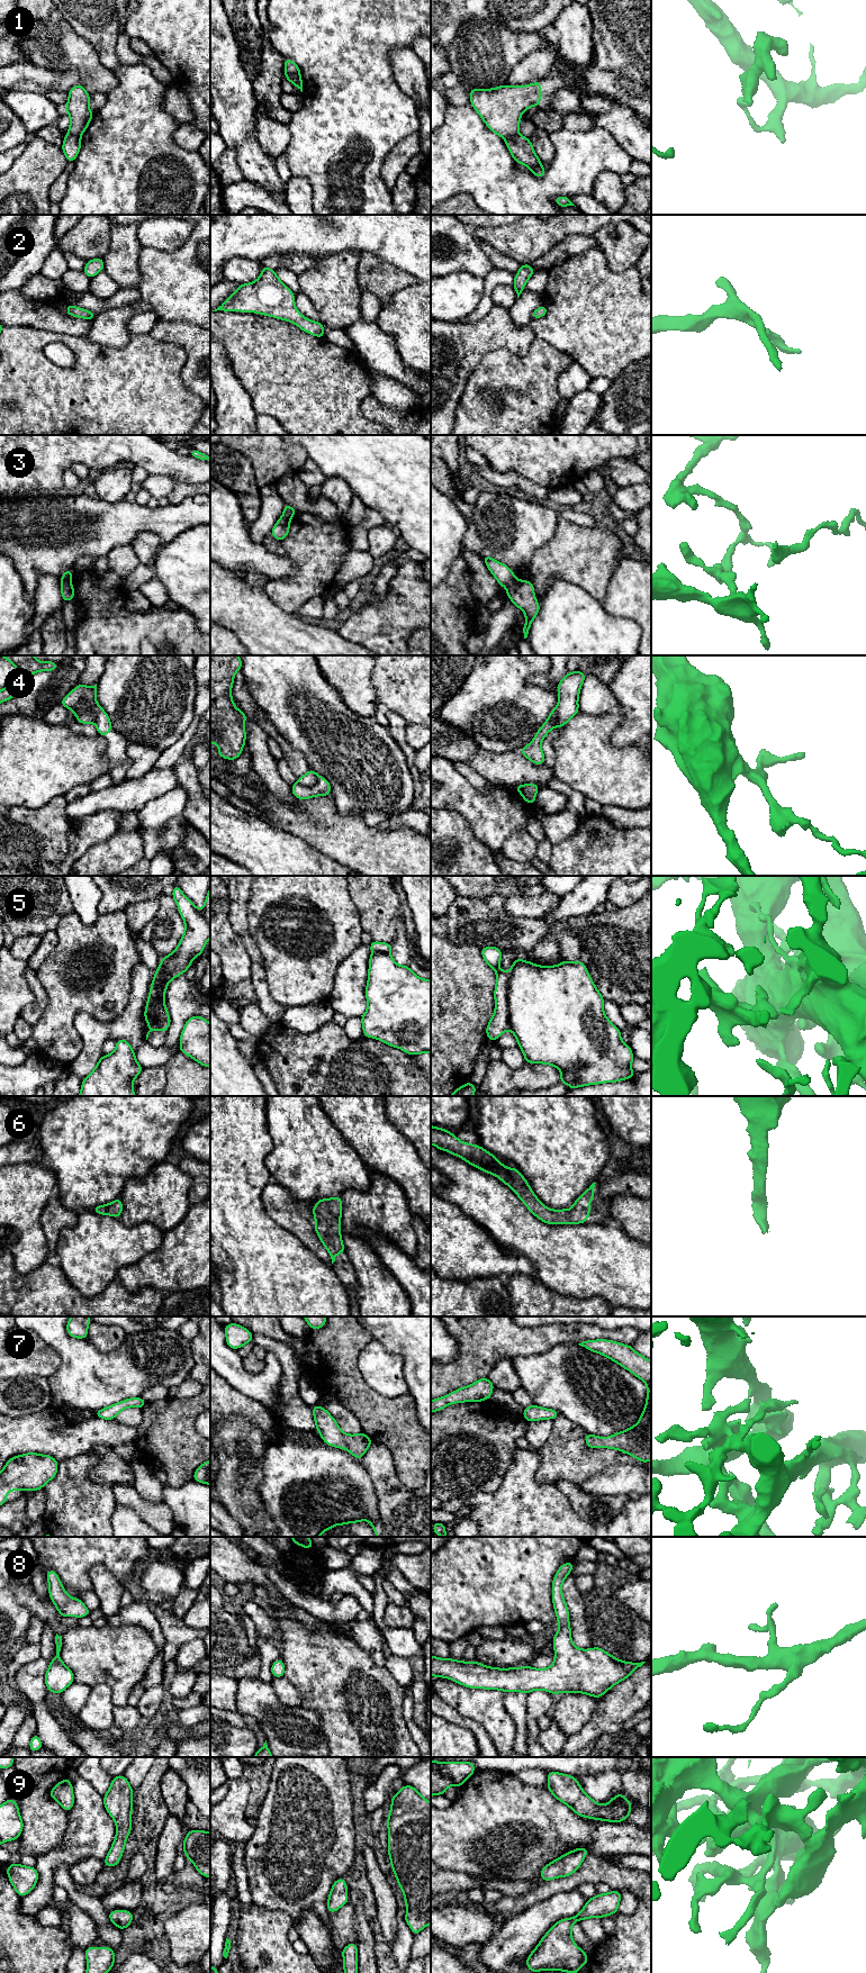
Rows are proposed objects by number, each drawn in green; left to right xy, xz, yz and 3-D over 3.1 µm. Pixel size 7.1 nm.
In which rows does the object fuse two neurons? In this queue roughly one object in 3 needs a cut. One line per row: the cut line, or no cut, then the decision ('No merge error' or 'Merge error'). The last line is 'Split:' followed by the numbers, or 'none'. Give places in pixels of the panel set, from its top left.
1: Split along xz (285, 72), (300, 77). Merge error
2: No split. No merge error
3: Split along xy (61, 580), (71, 585). Merge error
4: Split along xy (79, 711), (87, 709), (93, 716), (95, 722). Merge error
5: No split. No merge error
6: No split. No merge error
7: No split. No merge error
8: No split. No merge error
9: No split. No merge error
Split: 1, 3, 4

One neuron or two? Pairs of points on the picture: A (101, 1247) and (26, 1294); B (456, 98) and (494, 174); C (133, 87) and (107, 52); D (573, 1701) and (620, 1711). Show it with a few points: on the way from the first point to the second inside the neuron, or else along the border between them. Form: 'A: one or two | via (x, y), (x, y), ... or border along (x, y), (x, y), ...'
A: two | border along (59, 1266), (69, 1282), (79, 1292)
B: two | border along (469, 102), (462, 106), (448, 105)
C: two | border along (120, 65), (114, 71)
D: two | border along (596, 1699), (596, 1705), (591, 1718), (580, 1728)

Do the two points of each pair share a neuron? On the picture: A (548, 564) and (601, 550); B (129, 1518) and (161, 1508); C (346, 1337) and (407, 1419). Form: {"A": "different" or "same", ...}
{"A": "same", "B": "different", "C": "same"}

